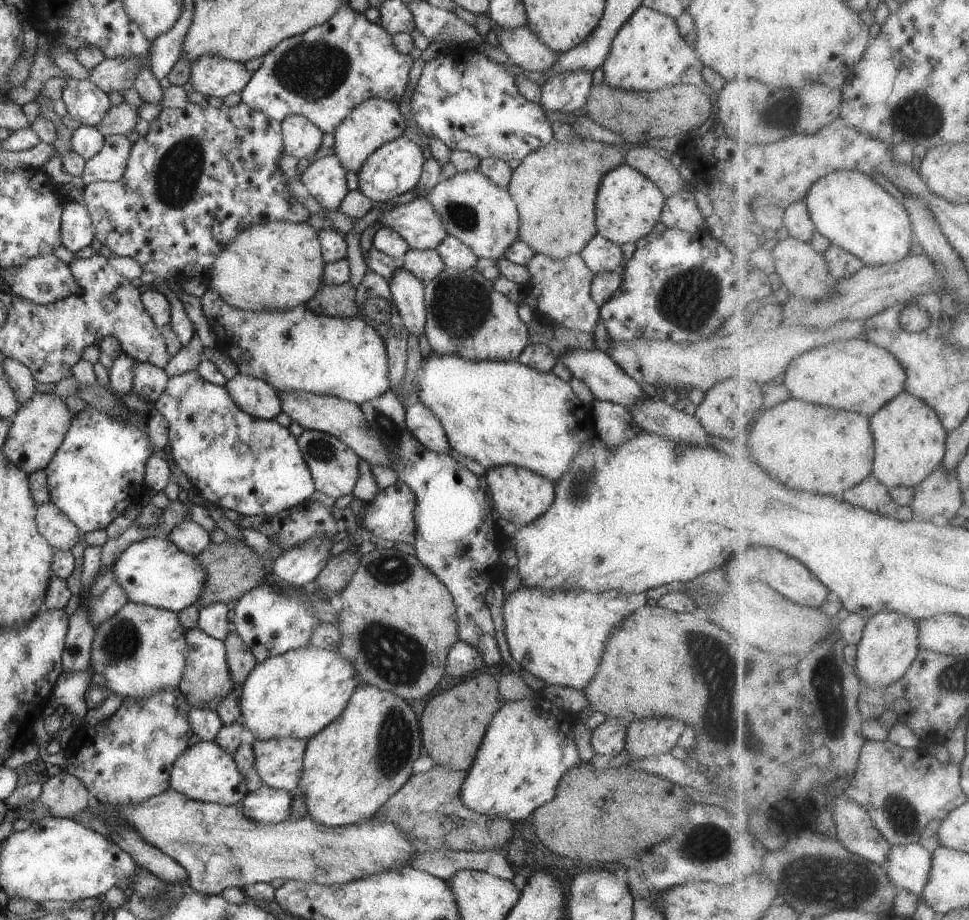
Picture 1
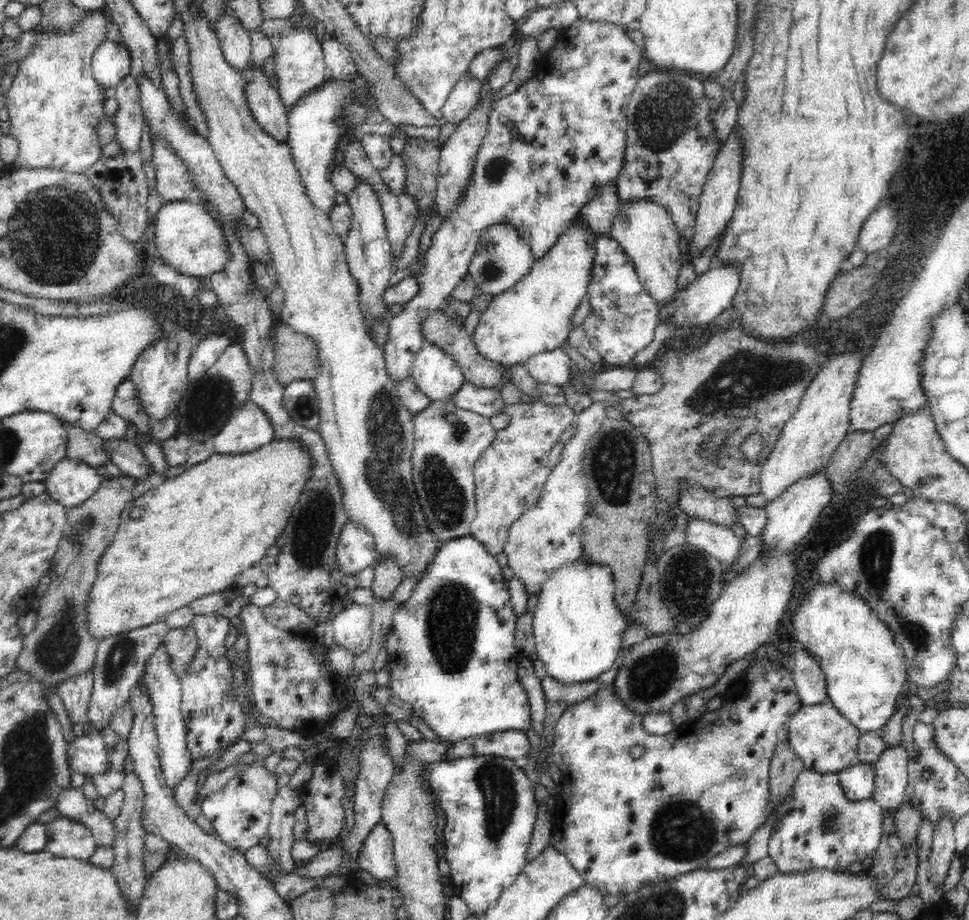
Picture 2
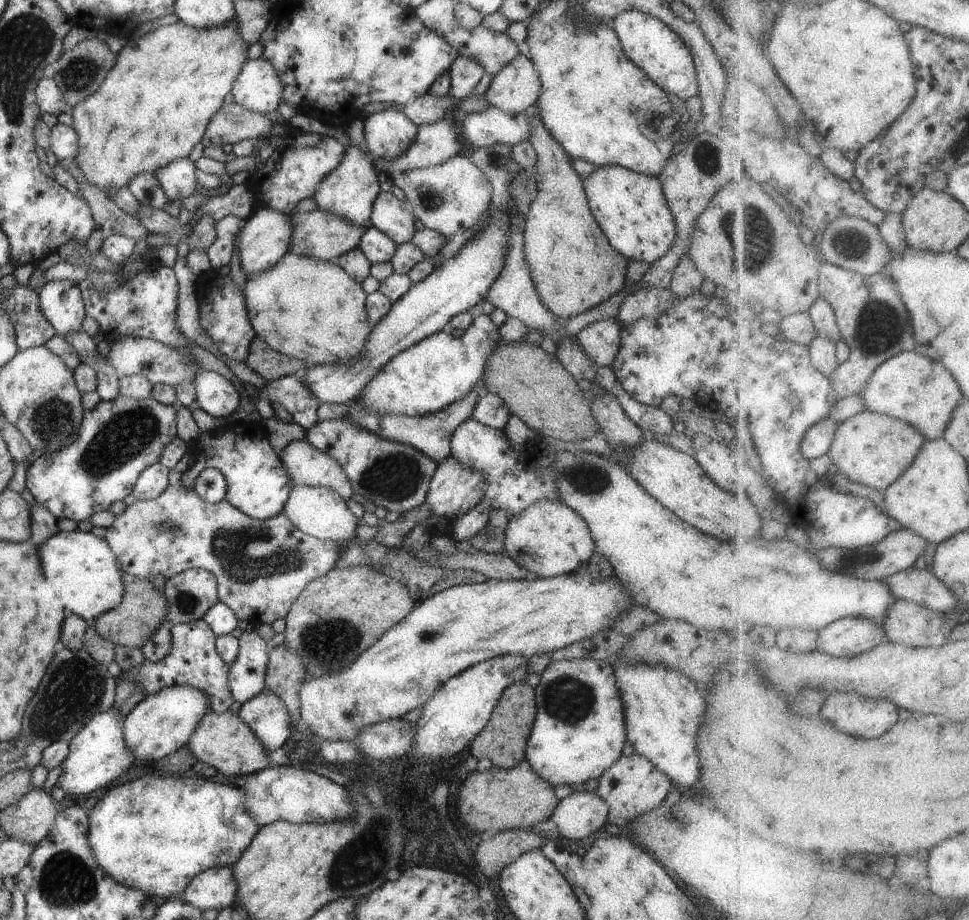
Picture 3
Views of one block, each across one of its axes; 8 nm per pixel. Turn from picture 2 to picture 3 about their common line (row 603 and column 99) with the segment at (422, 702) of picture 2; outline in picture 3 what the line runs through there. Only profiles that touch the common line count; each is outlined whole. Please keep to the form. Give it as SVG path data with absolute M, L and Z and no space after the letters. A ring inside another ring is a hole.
M118 395L114 400L100 400L94 410L84 410L84 418L76 440L70 446L52 454L42 454L26 468L26 486L32 496L58 520L69 518L77 523L86 522L96 512L108 511L116 500L131 494L140 473L159 462L164 446L177 436L176 405L164 406L154 398L136 400Z

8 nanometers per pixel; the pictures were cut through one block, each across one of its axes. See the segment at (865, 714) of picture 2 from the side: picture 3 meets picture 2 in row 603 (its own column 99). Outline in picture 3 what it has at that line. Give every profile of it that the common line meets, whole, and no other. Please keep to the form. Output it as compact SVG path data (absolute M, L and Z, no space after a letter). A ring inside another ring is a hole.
M150 774L128 784L110 786L108 790L110 792L88 813L88 844L92 856L96 866L116 882L141 890L150 898L179 898L184 894L185 886L201 872L232 866L261 828L248 814L244 792L239 786L207 781L204 777Z

